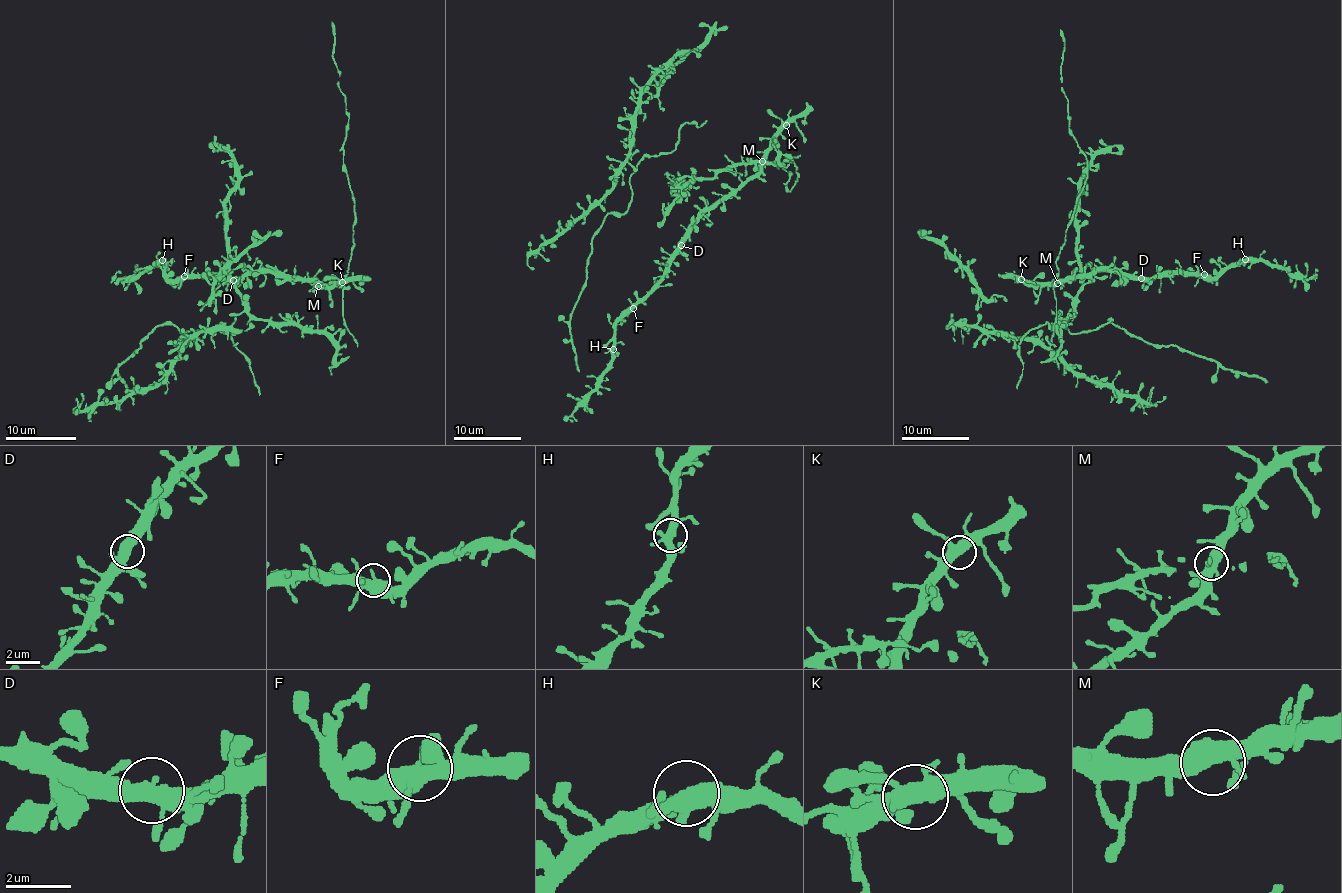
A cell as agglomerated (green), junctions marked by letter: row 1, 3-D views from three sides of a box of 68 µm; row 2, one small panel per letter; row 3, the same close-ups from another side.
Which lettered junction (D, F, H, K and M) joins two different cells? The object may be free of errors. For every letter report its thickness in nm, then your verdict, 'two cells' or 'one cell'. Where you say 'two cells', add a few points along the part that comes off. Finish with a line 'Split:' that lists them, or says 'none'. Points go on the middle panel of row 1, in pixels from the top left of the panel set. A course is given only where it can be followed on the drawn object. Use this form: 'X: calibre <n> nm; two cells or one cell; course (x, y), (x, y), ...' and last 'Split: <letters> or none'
D: calibre 420 nm; one cell
F: calibre 440 nm; one cell
H: calibre 400 nm; one cell
K: calibre 440 nm; one cell
M: calibre 480 nm; one cell
Split: none

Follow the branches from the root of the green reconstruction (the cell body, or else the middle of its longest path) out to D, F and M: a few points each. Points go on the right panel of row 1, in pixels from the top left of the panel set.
D: (1061, 320), (1073, 317), (1073, 298), (1082, 288), (1082, 269), (1092, 262), (1141, 278)
F: (1061, 320), (1073, 317), (1073, 298), (1082, 288), (1082, 269), (1092, 262), (1140, 278), (1204, 274)
M: (1061, 320), (1073, 317), (1073, 298), (1082, 288), (1082, 269), (1092, 262), (1106, 267), (1072, 274), (1056, 283)

